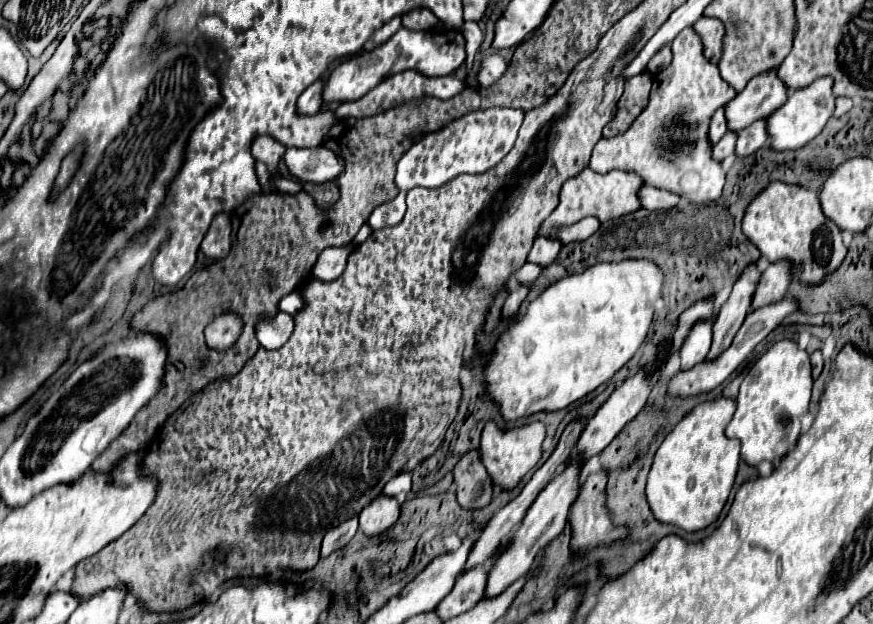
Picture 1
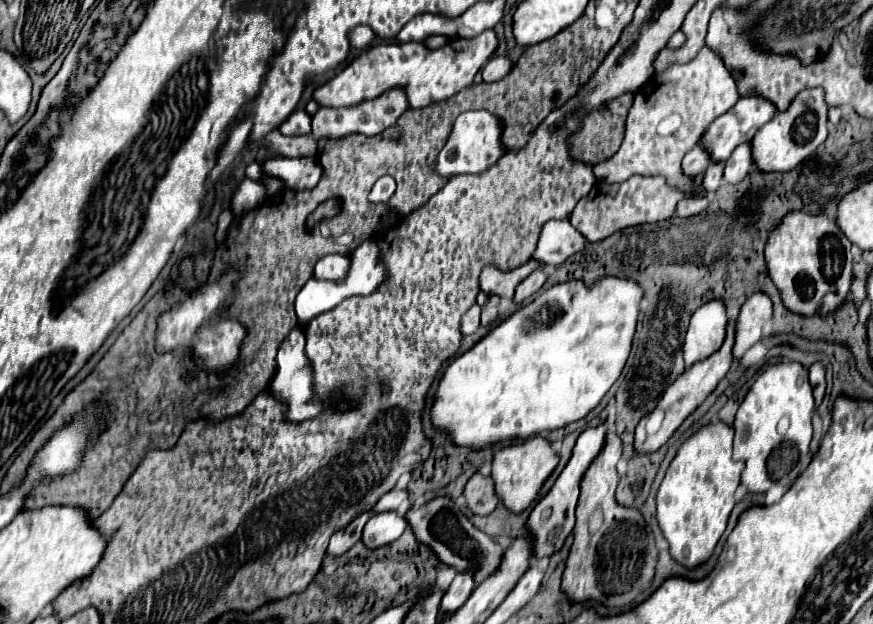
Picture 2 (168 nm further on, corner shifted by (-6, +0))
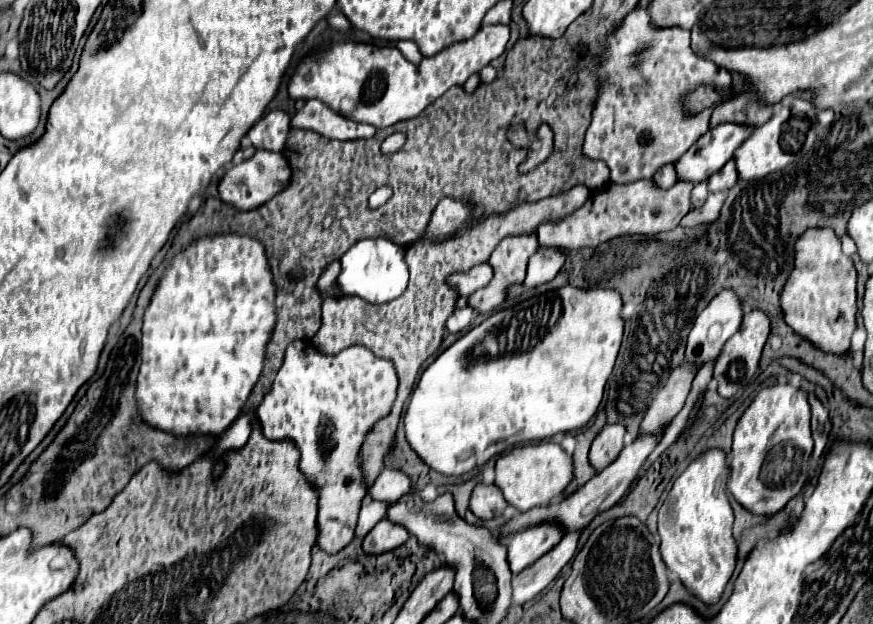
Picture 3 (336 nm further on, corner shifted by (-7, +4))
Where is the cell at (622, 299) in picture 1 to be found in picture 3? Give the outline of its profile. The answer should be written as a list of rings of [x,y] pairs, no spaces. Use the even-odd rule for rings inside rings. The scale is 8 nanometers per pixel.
[[[562,287],[556,291],[548,291],[544,295],[536,295],[532,299],[520,301],[514,307],[508,309],[500,309],[494,315],[490,315],[488,319],[484,319],[480,325],[476,325],[474,329],[470,329],[466,333],[466,341],[460,339],[454,345],[450,345],[444,353],[440,353],[436,357],[436,361],[432,365],[428,365],[424,369],[424,373],[420,375],[420,381],[416,383],[406,413],[402,417],[402,425],[404,425],[404,433],[406,439],[412,447],[412,451],[416,451],[416,455],[436,473],[442,473],[446,477],[460,477],[464,473],[470,473],[472,469],[484,465],[490,457],[504,453],[506,449],[512,449],[516,445],[528,443],[528,441],[542,441],[546,437],[552,437],[556,433],[568,433],[574,429],[584,427],[592,415],[596,413],[602,395],[604,395],[604,385],[612,373],[620,343],[622,343],[622,333],[624,333],[624,321],[620,319],[620,309],[622,309],[622,299],[616,291],[610,289],[576,289],[576,287]]]

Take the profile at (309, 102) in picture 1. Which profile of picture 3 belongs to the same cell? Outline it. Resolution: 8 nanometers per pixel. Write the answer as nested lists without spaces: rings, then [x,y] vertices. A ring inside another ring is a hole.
[[[268,111],[262,115],[256,125],[248,131],[248,139],[256,149],[266,149],[266,151],[282,151],[284,141],[290,131],[290,115],[284,111]]]

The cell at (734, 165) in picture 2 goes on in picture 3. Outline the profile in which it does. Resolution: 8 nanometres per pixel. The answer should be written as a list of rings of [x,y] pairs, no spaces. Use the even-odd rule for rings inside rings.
[[[734,159],[728,161],[728,165],[724,165],[724,169],[720,169],[720,173],[714,173],[708,179],[708,191],[716,193],[716,191],[728,191],[736,185],[738,181],[738,171],[734,167]]]

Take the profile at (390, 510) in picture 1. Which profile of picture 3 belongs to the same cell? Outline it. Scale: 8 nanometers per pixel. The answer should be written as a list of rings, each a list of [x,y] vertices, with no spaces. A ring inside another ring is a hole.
[[[386,517],[362,539],[362,547],[366,553],[370,555],[380,555],[380,553],[388,553],[400,545],[404,545],[408,541],[410,533],[402,527],[396,525],[392,521],[388,521]]]

